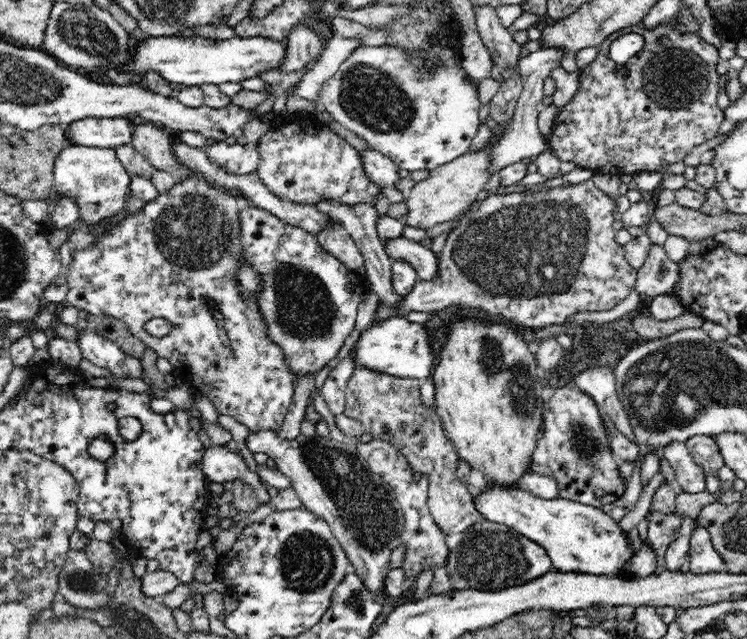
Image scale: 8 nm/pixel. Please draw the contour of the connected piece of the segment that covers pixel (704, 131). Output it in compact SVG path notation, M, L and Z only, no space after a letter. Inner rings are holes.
M667 22L653 29L632 25L612 33L597 47L596 60L579 68L580 88L572 100L557 112L554 128L548 136L548 148L552 154L562 162L574 162L578 167L597 174L664 174L671 164L683 161L692 148L718 135L718 126L725 119L716 97L723 85L723 78L716 73L718 50L716 46L704 42L698 34L682 34L680 30L674 30L674 26L676 24ZM629 32L642 35L645 44L643 50L624 64L629 70L628 76L619 77L616 75L618 65L609 58L609 47L614 39ZM662 37L666 40L658 42Z

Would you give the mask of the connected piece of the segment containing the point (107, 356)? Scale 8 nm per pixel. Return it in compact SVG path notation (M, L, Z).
M78 329L78 345L82 356L92 364L110 370L121 378L142 378L144 366L140 359L131 357L111 340L96 334L93 330Z

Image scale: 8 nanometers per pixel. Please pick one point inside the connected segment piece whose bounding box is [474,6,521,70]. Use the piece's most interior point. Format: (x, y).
(505, 53)

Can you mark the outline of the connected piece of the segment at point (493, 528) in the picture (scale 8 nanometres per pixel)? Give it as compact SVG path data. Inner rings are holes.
M480 520L475 527L456 538L456 546L450 549L448 568L452 589L476 591L499 591L500 589L520 586L553 570L551 557L546 549L535 541L521 536L504 524Z

